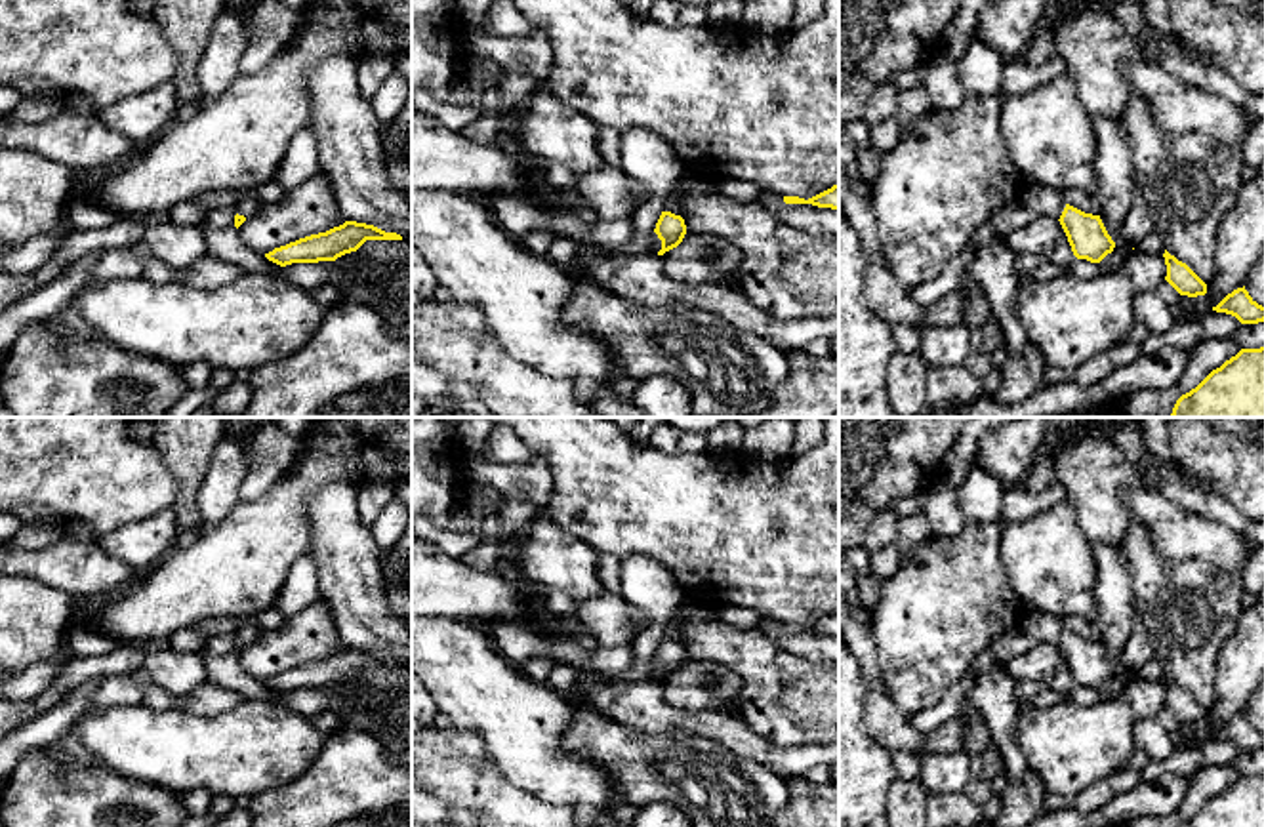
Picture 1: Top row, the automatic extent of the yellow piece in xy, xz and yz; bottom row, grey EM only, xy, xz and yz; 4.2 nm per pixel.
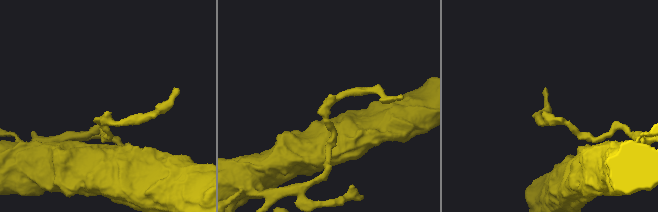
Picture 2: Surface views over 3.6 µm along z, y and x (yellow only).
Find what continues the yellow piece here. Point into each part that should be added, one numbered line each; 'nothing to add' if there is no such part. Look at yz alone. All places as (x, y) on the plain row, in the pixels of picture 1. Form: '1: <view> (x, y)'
1: yz (1043, 627)

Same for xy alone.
1: xy (250, 629)

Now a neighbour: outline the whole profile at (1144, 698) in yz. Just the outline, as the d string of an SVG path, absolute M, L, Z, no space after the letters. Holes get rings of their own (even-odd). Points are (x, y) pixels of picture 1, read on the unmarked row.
M1132 676L1121 697L1129 703L1136 718L1155 716L1167 703L1163 682L1150 682L1138 676Z

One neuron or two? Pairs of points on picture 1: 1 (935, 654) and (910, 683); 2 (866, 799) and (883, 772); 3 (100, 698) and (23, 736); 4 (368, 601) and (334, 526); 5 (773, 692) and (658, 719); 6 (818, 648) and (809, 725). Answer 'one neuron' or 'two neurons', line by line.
1: one neuron
2: one neuron
3: two neurons
4: one neuron
5: two neurons
6: two neurons

